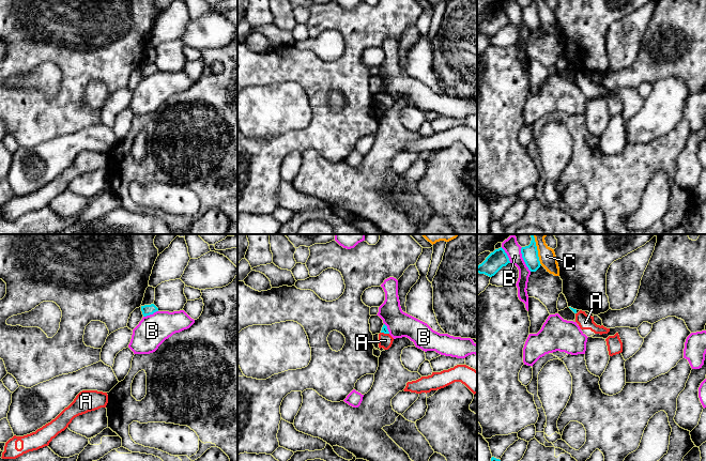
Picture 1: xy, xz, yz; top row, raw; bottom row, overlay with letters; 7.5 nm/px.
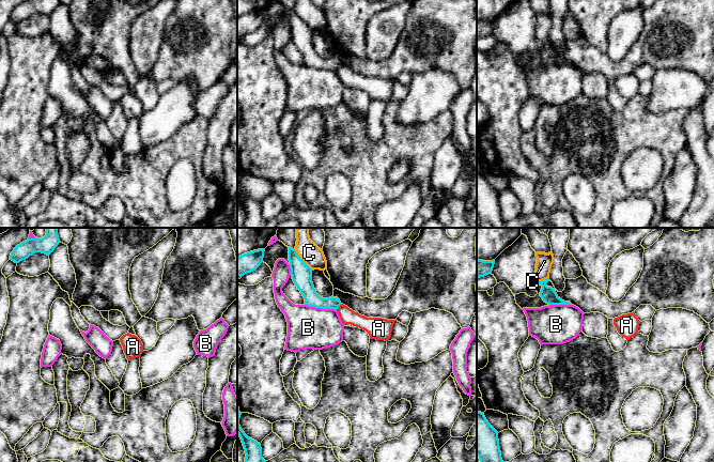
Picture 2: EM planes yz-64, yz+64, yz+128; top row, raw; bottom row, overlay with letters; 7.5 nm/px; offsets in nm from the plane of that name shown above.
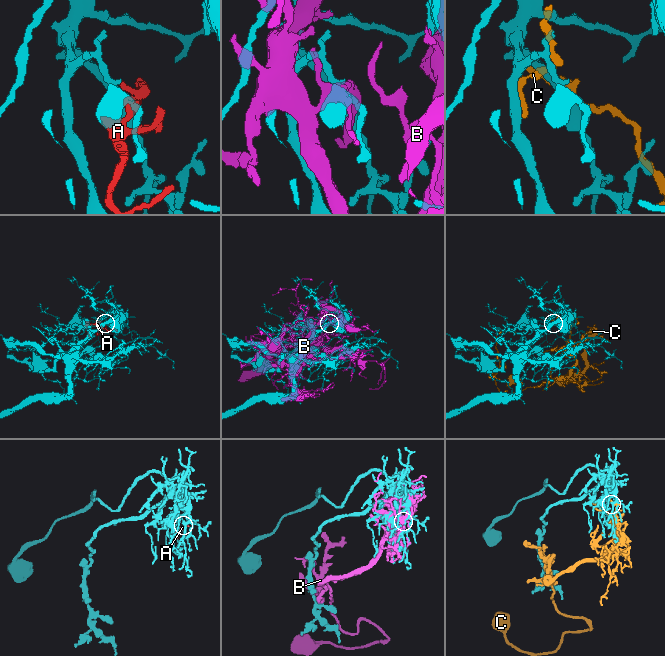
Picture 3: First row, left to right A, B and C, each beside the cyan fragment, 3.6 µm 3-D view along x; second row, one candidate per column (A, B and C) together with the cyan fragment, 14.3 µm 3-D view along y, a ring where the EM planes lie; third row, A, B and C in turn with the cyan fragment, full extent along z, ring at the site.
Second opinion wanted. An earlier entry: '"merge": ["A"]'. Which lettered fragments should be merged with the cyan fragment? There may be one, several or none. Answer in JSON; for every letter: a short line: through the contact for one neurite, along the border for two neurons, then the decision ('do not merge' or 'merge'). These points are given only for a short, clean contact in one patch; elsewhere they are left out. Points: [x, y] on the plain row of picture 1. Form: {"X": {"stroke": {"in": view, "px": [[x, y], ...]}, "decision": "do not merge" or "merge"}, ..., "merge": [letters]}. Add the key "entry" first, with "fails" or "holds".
{"entry": "fails", "A": {"stroke": {"in": "xz", "px": [[381, 92], [388, 94]]}, "decision": "do not merge"}, "B": {"decision": "do not merge"}, "C": {"decision": "do not merge"}, "merge": []}

